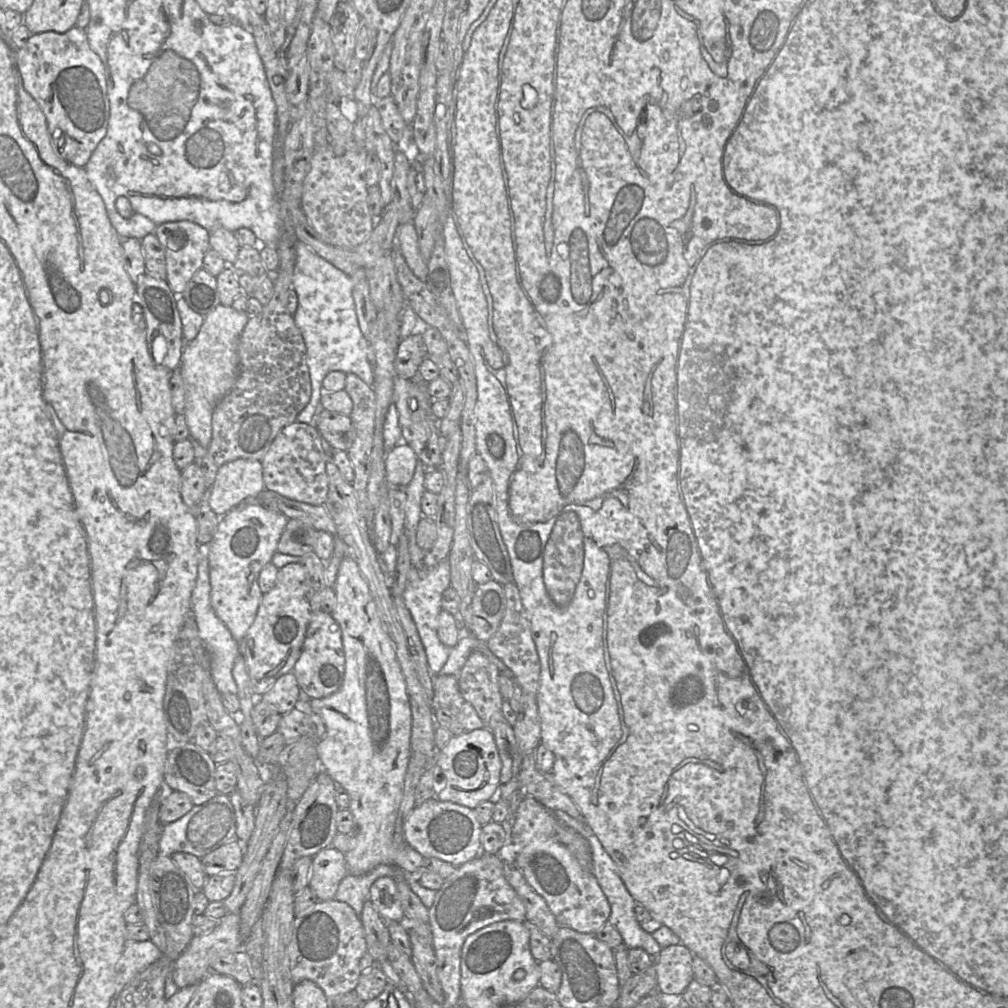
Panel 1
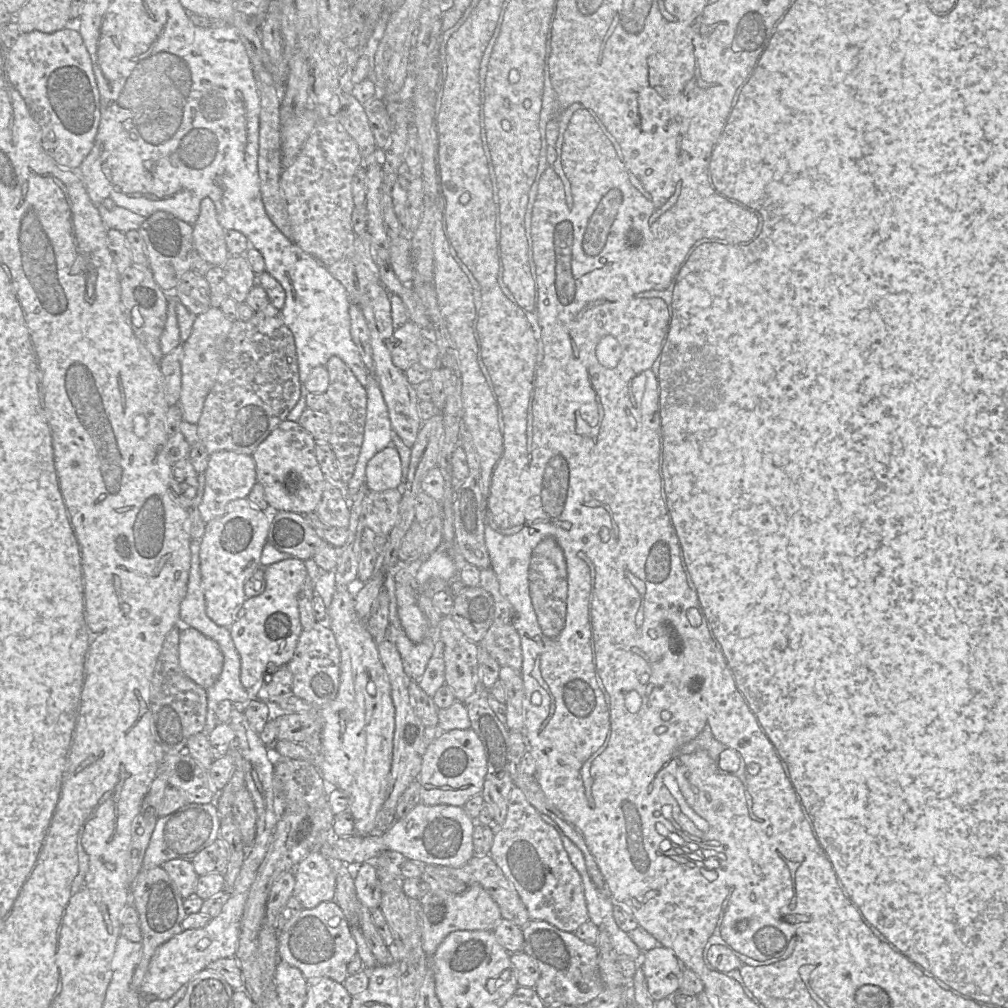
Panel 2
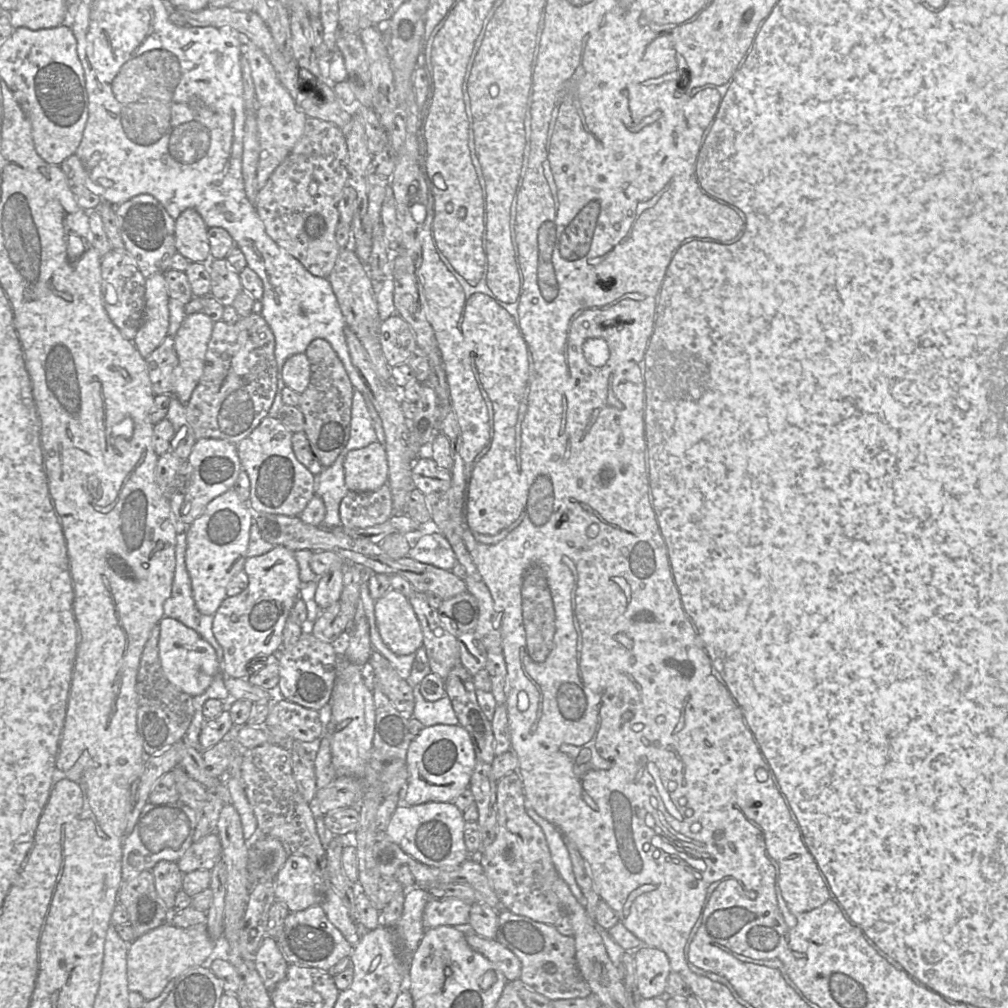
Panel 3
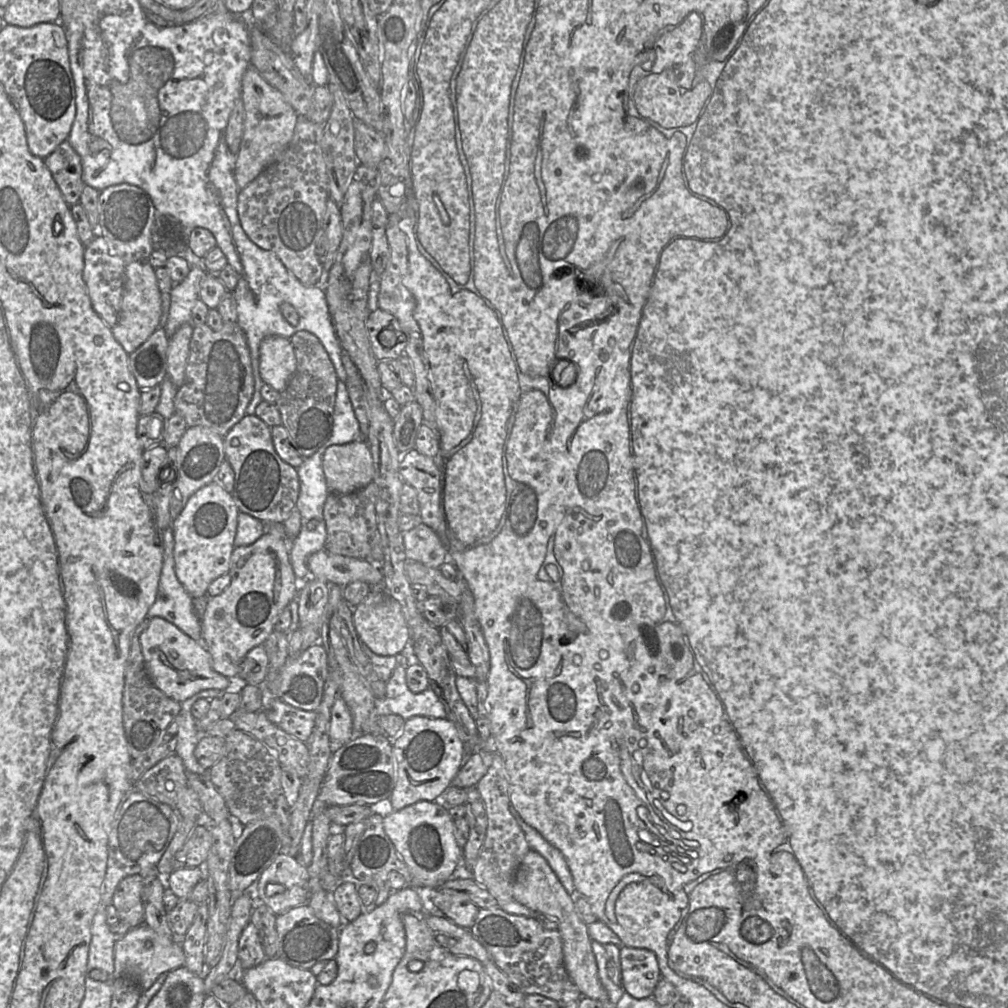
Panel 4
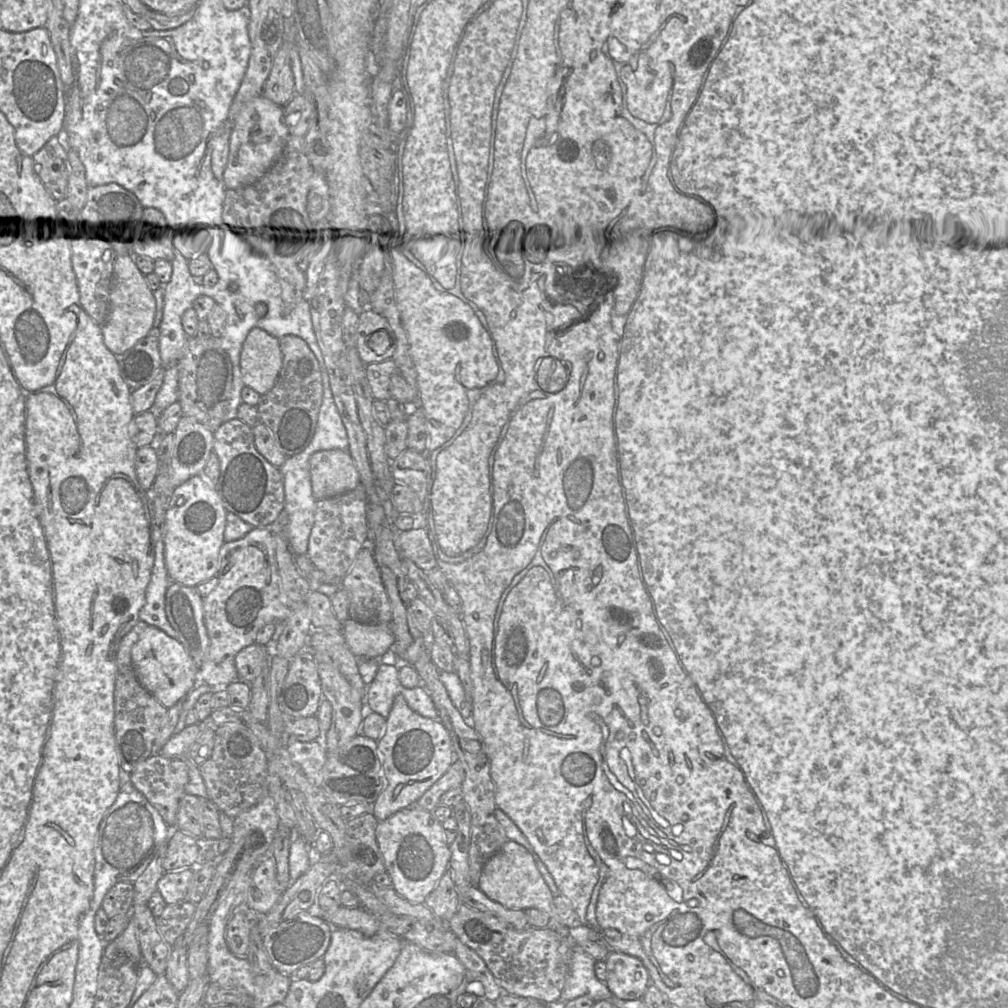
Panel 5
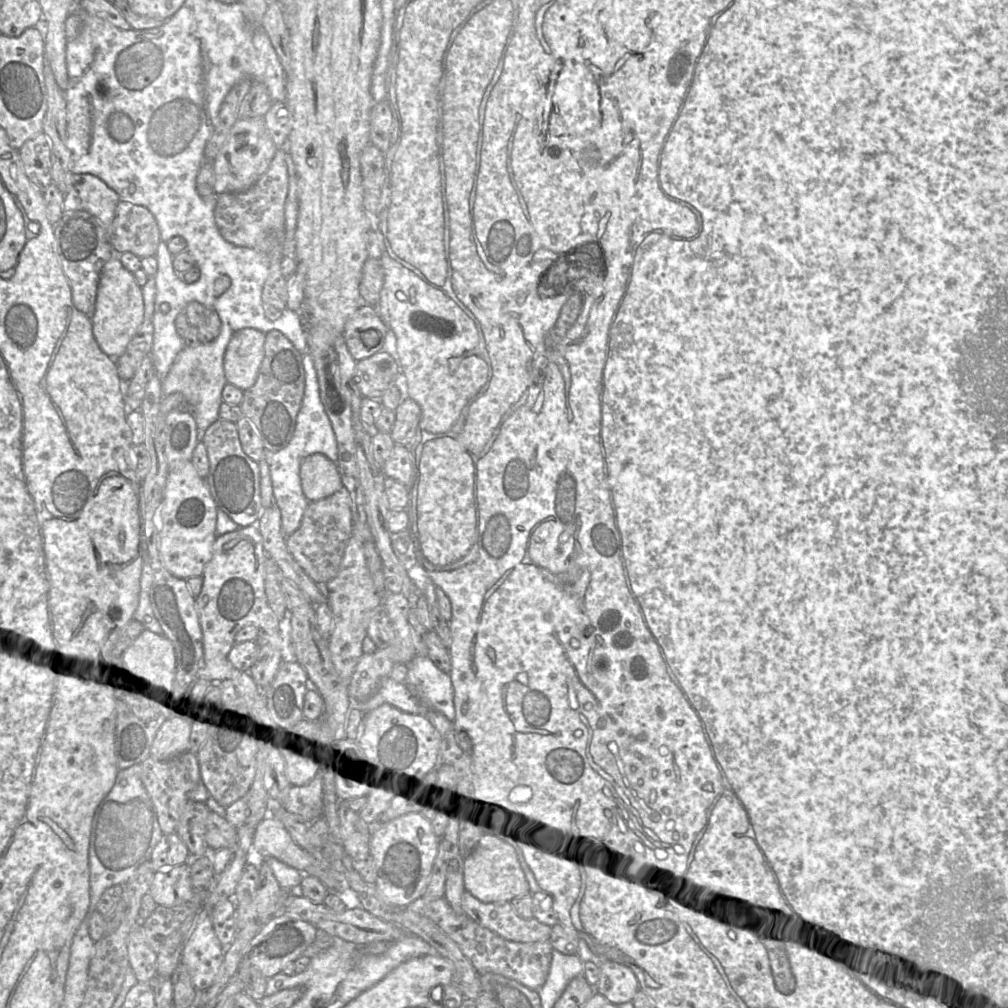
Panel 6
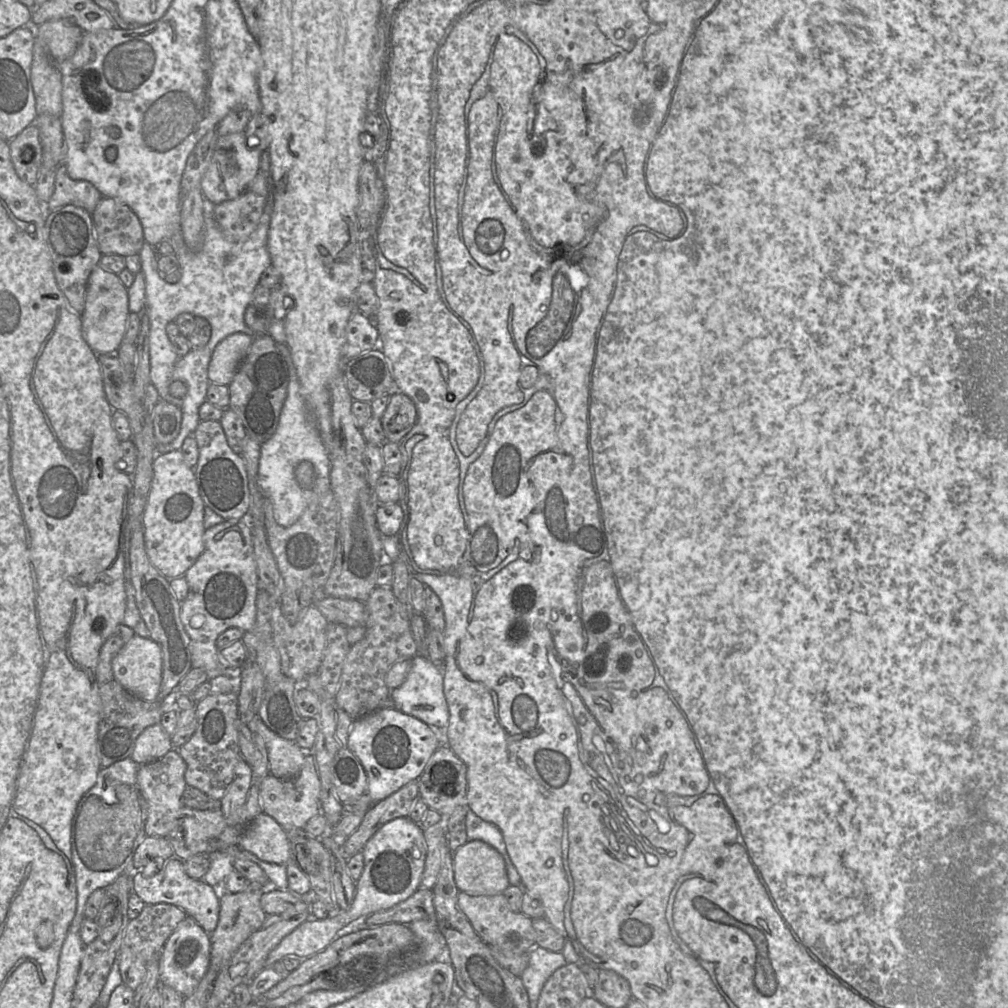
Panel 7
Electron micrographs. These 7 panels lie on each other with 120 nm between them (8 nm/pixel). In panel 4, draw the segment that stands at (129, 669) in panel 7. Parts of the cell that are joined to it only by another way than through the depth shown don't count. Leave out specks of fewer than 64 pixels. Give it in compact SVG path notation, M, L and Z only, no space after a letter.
M160 617L147 621L140 635L140 646L151 682L169 698L182 703L207 689L226 691L234 685L231 679L212 668L211 657L201 641L195 641L174 624Z

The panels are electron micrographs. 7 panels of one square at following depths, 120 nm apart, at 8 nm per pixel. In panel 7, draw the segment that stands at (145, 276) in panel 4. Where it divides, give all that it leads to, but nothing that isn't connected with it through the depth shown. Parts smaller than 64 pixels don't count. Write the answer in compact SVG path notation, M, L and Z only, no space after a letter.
M100 265L95 267L88 279L85 309L80 315L83 338L90 348L98 355L116 352L123 342L129 314L128 288L118 274L107 271Z

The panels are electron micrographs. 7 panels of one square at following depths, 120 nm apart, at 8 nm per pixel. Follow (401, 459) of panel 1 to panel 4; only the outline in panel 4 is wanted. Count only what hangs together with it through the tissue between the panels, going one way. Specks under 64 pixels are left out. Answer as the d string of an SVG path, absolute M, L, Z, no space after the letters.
M365 440L327 447L322 466L330 494L356 492L373 481L373 460Z

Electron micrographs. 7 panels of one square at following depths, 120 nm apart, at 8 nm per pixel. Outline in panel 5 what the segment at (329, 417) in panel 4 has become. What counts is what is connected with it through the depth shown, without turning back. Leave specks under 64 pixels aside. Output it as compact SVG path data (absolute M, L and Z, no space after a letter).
M296 335L279 338L282 367L273 388L256 405L259 422L274 434L279 450L291 457L301 453L312 441L317 427L323 400L322 374L317 357L308 344Z

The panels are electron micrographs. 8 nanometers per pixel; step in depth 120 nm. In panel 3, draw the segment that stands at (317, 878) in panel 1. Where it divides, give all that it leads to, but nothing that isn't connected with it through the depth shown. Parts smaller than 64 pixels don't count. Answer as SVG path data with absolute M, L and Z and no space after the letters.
M292 854L273 881L276 901L283 901L290 912L320 904L328 883L310 859Z

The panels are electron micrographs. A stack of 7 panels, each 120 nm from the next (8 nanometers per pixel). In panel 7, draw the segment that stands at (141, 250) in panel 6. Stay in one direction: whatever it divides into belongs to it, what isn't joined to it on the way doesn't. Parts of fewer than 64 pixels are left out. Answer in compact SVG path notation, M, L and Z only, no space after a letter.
M103 197L91 215L103 255L139 255L145 244L143 227L129 206L117 199Z

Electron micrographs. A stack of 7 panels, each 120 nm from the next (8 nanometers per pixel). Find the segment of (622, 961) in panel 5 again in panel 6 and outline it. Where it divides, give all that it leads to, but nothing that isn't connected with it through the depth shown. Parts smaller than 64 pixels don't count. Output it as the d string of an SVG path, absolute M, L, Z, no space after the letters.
M603 961L599 965L599 970L600 978L595 992L612 1004L618 1006L631 1002L640 991L635 973L627 966L613 961Z

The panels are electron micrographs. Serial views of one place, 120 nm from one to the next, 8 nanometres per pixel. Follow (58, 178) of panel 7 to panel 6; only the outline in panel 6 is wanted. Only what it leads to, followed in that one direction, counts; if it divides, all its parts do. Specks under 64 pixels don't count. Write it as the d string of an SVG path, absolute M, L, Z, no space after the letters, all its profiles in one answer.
M91 174L74 176L74 184L70 191L64 194L63 208L65 211L82 210L93 215L108 231L115 217L117 205L121 199L105 182Z

